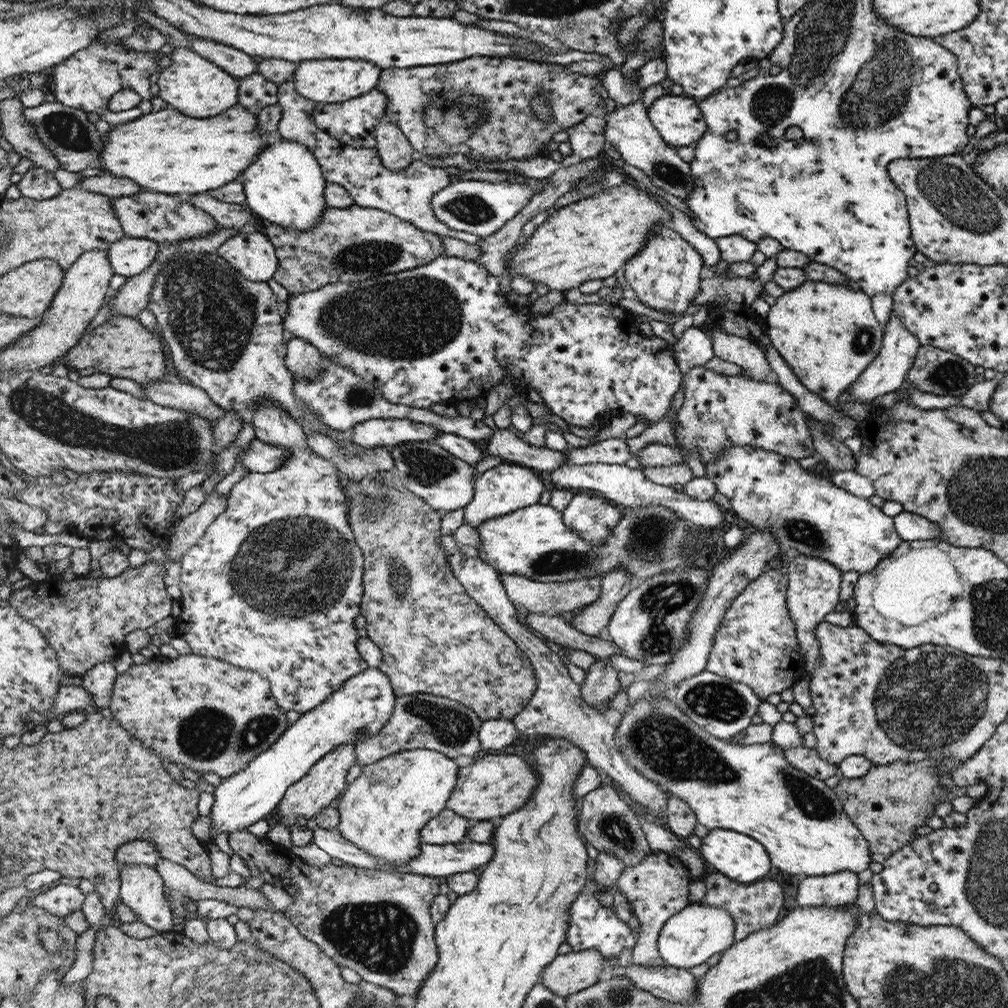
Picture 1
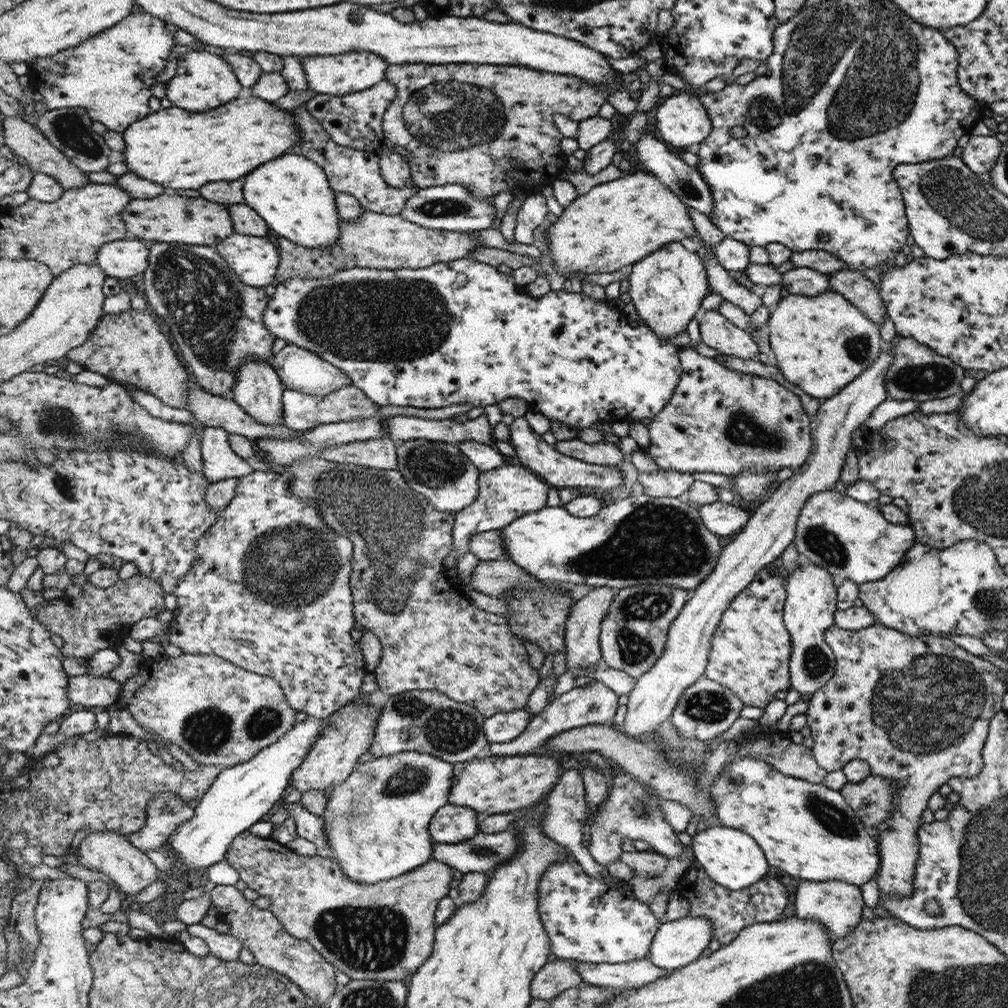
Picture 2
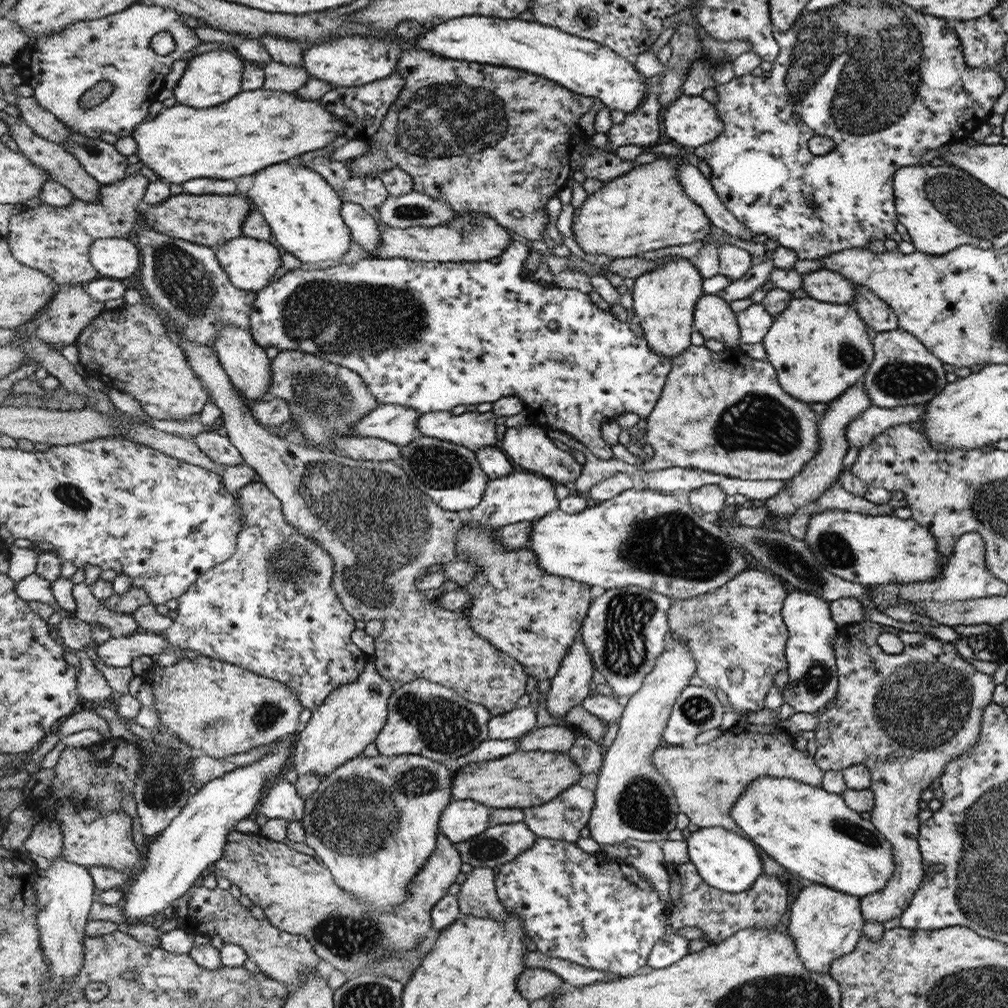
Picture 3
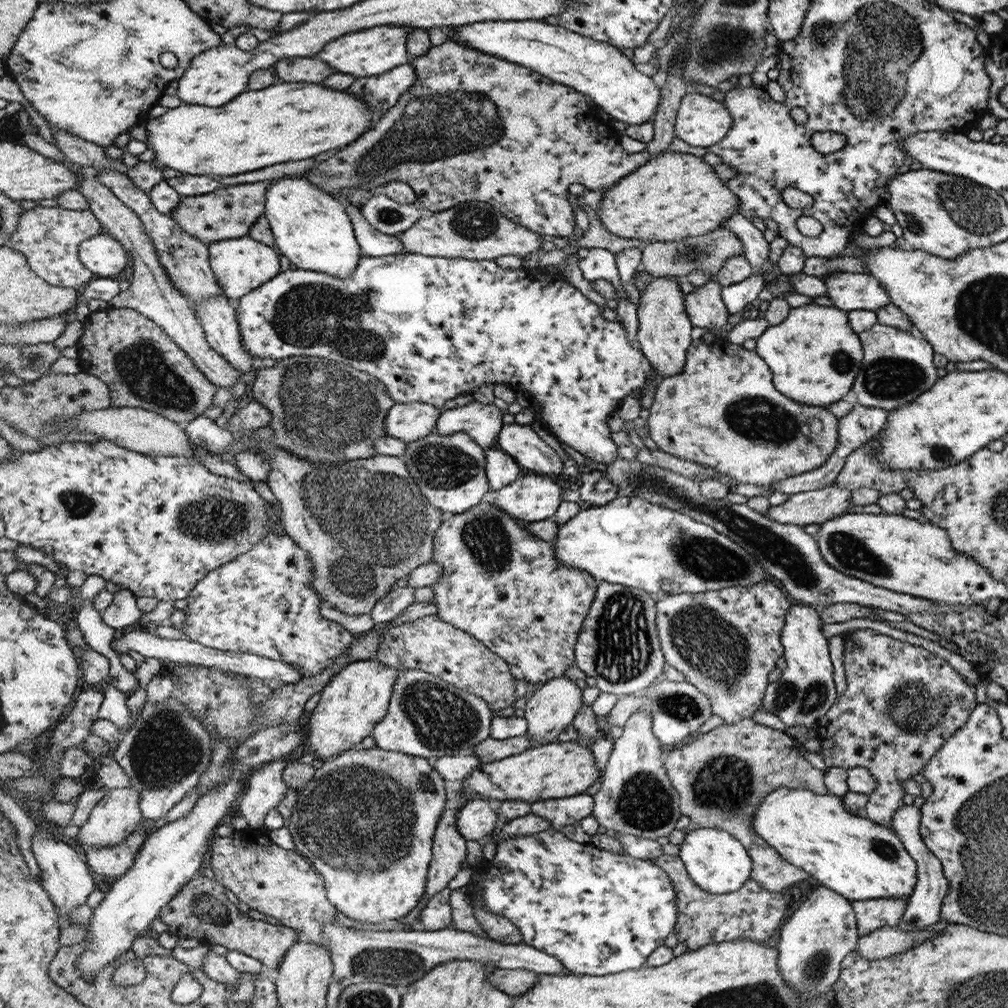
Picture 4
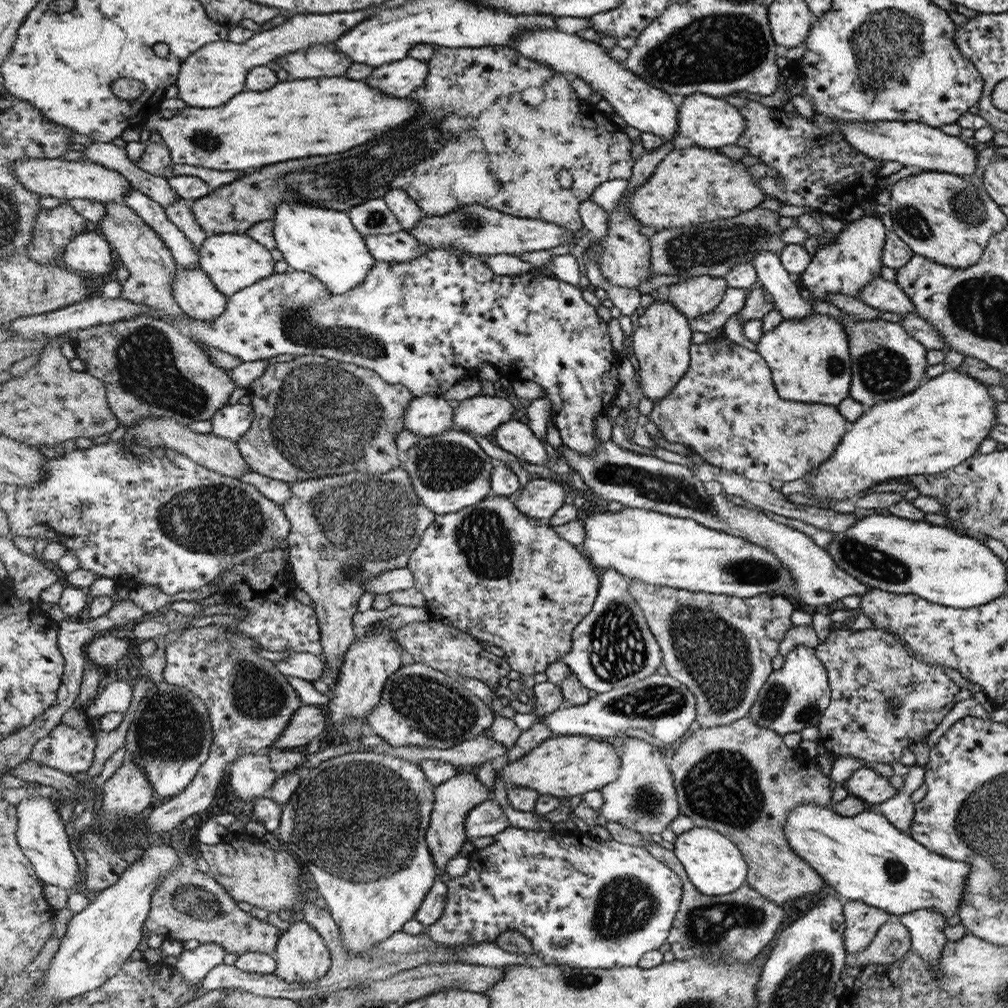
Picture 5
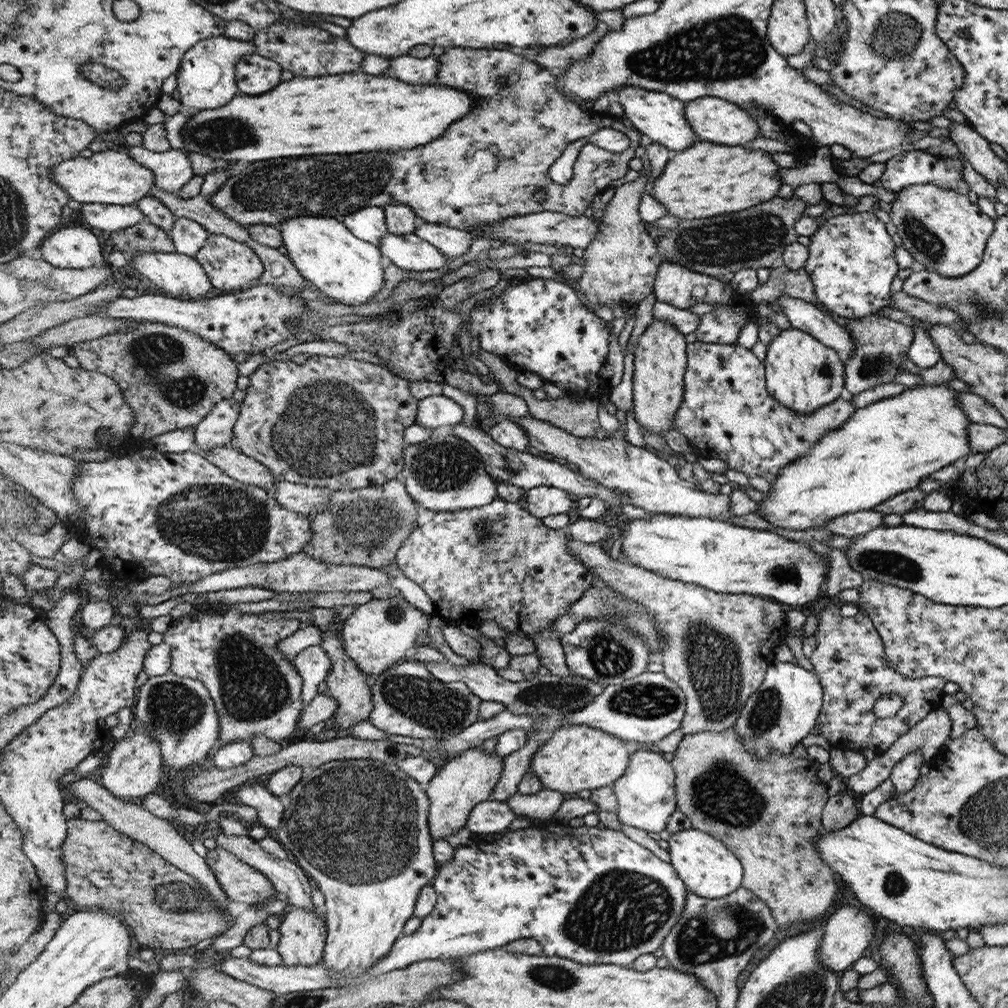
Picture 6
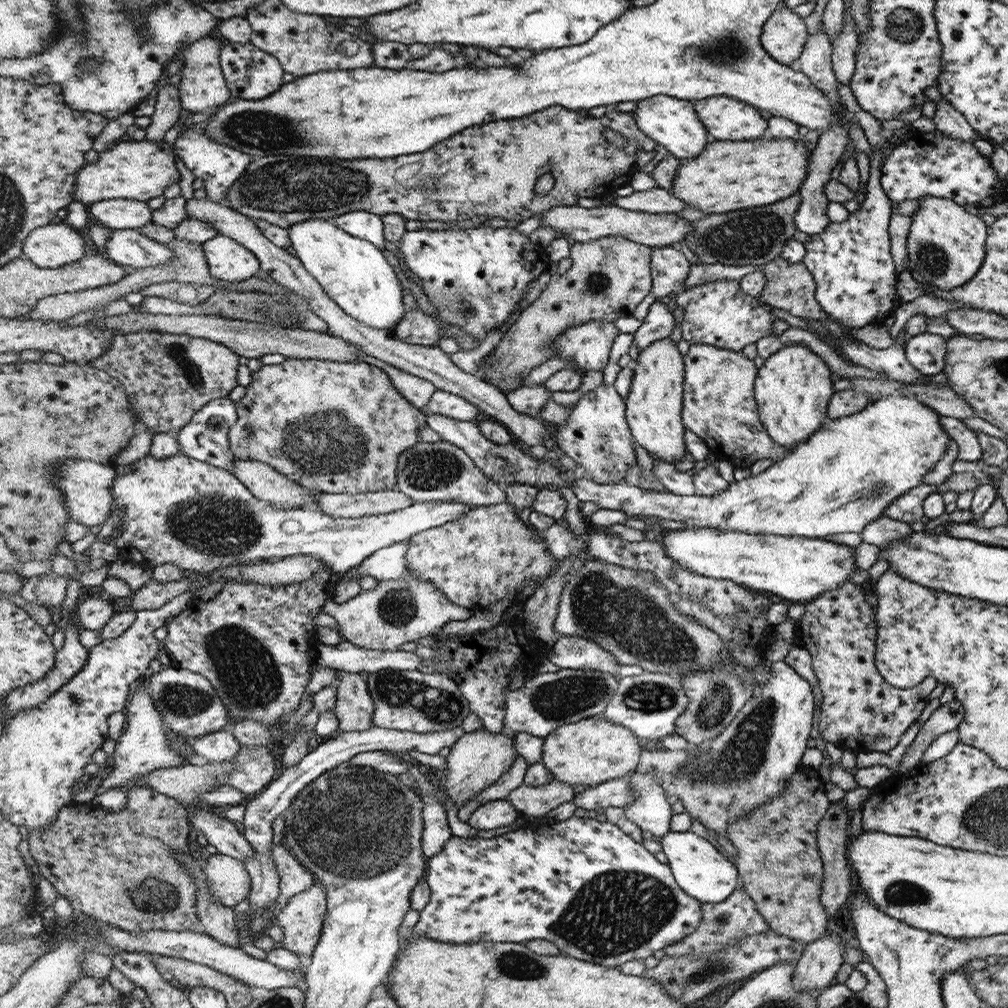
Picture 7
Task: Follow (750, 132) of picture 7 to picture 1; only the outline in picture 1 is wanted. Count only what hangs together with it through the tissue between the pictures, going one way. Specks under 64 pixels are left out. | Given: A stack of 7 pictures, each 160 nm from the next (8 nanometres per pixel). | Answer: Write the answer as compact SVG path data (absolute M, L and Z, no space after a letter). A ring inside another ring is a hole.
M666 93L647 108L651 123L672 148L698 142L707 132L707 121L698 101Z

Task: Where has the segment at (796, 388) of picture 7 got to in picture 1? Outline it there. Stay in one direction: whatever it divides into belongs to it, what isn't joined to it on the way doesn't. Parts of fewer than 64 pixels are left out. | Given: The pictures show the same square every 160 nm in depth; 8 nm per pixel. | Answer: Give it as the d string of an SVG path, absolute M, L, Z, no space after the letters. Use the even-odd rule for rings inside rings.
M804 281L793 289L775 300L776 304L769 308L765 316L767 333L772 334L772 347L786 360L808 390L836 406L837 398L862 376L864 369L878 356L883 346L882 325L874 317L871 296L864 291L824 281Z

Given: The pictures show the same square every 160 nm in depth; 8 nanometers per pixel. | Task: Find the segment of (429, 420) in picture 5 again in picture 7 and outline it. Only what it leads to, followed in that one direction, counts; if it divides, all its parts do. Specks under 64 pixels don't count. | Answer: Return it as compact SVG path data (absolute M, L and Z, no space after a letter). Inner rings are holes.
M440 389L434 391L425 410L432 414L441 414L468 422L474 420L479 414L475 404L468 402L458 394Z

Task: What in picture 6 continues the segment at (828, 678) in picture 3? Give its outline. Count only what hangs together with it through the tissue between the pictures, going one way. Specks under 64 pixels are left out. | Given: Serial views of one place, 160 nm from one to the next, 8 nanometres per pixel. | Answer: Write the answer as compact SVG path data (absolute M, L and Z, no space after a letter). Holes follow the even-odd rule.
M776 661L770 666L763 684L749 698L734 726L749 753L759 759L765 759L772 751L793 754L793 746L810 734L820 714L823 686L818 677L797 662Z

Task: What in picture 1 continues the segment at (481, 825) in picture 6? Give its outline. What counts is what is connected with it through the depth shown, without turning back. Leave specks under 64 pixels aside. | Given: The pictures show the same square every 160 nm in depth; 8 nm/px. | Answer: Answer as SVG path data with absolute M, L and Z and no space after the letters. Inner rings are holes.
M447 808L438 817L431 818L422 830L422 842L426 844L456 844L467 840L467 832L474 821L464 818Z

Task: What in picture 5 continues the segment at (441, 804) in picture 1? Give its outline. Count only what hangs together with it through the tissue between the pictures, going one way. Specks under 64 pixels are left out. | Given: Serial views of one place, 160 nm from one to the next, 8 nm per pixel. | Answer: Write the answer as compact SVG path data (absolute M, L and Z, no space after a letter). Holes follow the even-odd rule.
M358 751L343 754L336 758L321 762L316 768L308 770L302 777L298 788L290 797L286 807L281 811L281 823L276 830L280 842L299 862L303 862L310 870L320 896L328 905L332 920L339 926L343 943L347 946L349 953L362 954L371 946L381 943L390 938L392 934L402 931L406 920L415 918L419 906L423 904L424 897L435 884L436 870L434 856L426 841L427 831L430 829L431 813L435 806L435 787L420 770L419 763L410 762L408 759L396 758L392 755L372 751Z

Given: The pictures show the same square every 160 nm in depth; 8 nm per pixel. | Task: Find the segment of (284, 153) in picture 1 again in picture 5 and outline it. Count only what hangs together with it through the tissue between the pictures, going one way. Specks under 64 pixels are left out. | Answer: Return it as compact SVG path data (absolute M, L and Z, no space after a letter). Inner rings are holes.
M282 201L271 221L276 248L282 252L290 269L313 274L325 284L330 294L344 294L358 288L371 272L372 265L375 265L376 260L367 247L366 238L359 233L347 211L319 207L304 201Z

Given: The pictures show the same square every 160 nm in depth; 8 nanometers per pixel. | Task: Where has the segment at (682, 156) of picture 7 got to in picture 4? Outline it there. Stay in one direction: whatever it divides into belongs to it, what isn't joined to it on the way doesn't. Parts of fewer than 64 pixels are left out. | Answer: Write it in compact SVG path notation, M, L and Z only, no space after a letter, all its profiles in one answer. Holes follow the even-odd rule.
M538 20L476 22L458 28L458 36L454 41L480 50L480 53L526 66L556 83L570 86L592 98L598 108L611 116L611 120L621 120L628 125L654 120L662 100L662 91L652 78L639 72L618 47L584 37L559 25L552 26Z

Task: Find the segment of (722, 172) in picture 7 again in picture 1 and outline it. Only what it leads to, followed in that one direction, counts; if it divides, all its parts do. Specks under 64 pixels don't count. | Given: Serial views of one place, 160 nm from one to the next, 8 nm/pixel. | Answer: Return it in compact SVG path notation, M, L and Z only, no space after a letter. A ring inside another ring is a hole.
M629 181L615 188L607 188L588 198L580 198L575 203L559 208L541 223L526 243L518 242L516 252L508 262L509 272L514 276L521 274L534 284L546 284L552 291L566 293L578 288L588 280L604 279L614 276L617 270L625 266L647 241L658 225L671 226L672 215L653 197L652 193L640 190Z

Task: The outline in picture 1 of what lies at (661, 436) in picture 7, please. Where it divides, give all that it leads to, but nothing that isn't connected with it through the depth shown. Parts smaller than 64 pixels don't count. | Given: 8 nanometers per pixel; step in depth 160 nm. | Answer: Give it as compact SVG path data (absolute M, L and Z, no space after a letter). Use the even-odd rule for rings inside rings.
M658 225L647 238L643 248L625 265L625 279L637 299L648 306L668 314L684 314L696 292L701 289L702 262L698 251L672 226Z

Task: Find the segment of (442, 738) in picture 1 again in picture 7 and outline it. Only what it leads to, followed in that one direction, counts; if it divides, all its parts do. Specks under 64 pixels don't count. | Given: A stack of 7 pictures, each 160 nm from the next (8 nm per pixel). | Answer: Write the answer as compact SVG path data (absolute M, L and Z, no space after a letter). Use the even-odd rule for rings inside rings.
M384 669L370 673L366 680L369 693L375 704L373 726L390 730L417 733L438 732L461 726L462 720L471 713L471 706L461 693L459 684L448 675L426 672L425 669L393 670Z

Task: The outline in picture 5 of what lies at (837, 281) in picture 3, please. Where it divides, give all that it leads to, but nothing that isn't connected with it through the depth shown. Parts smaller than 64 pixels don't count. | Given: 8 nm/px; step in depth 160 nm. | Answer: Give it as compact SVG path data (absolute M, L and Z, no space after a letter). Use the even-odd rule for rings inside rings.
M876 277L861 289L862 292L857 297L872 308L877 308L881 312L894 312L894 314L901 315L915 314L912 301L895 281Z

